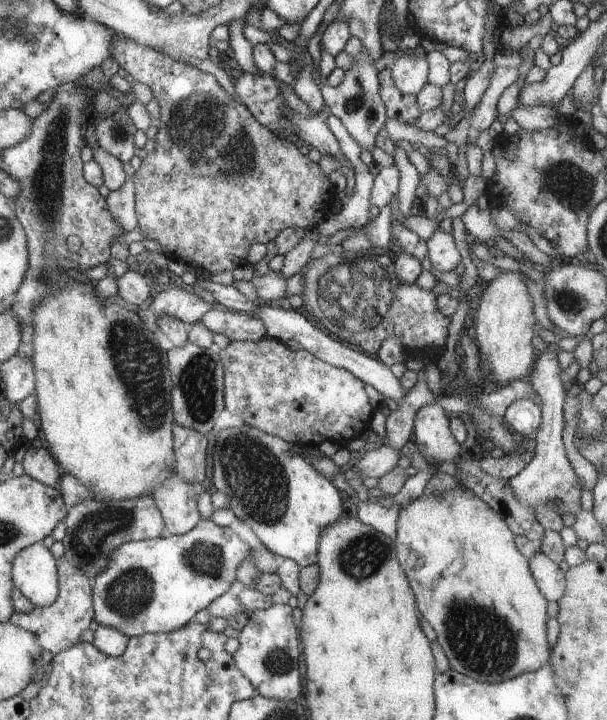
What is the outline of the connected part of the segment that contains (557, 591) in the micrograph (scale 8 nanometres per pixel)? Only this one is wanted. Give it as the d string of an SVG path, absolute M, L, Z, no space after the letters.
M540 551L529 560L529 564L541 592L550 599L550 602L558 602L566 590L565 572L560 569L558 562Z

